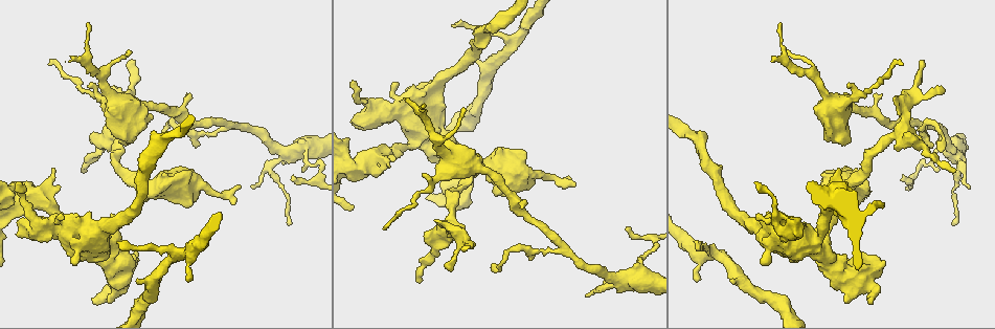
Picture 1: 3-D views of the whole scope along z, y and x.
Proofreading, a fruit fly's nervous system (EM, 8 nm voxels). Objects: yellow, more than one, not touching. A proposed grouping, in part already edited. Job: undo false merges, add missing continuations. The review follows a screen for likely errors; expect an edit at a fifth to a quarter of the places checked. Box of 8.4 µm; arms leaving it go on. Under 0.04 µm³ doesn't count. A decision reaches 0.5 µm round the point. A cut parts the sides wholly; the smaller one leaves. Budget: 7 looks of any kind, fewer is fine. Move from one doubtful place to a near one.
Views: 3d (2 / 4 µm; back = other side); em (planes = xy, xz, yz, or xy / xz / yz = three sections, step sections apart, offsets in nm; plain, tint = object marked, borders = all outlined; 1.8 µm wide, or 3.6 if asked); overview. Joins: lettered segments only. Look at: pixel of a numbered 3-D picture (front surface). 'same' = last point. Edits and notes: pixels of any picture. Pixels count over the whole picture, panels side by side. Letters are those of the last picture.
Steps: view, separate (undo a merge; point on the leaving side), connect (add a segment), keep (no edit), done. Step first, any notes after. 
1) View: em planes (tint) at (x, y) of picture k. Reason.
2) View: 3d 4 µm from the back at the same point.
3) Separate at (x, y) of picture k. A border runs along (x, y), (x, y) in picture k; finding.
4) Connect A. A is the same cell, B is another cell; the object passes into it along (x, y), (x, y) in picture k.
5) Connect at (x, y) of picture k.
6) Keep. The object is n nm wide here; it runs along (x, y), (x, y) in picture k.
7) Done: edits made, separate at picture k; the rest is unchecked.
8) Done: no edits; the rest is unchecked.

View: em 3.6 µm xy step 4 (tint) at (781, 226) of picture 1. Two arms in line, one across.

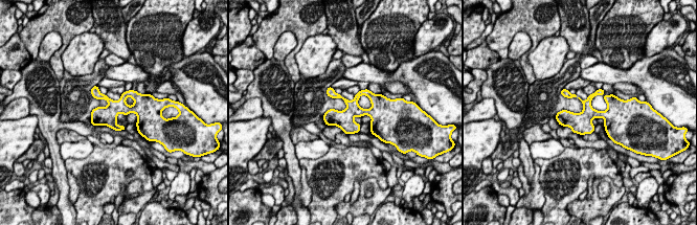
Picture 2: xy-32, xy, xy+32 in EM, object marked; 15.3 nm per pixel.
View: em 3.6 µm planes (borders) at the same point.

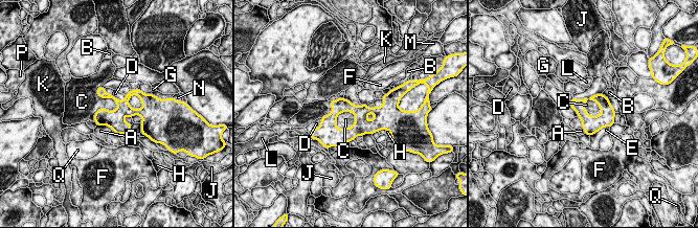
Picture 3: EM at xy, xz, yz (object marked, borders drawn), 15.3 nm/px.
Keep. A, B, C, D, E, F, G, H, J, K, L, M, N, P and Q are other cells; it runs along (147, 110), (96, 117) in picture 3; all the same neuron.

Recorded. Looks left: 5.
View: em yz step 16 (borders) at (453, 27) of picture 1. Tapers out.

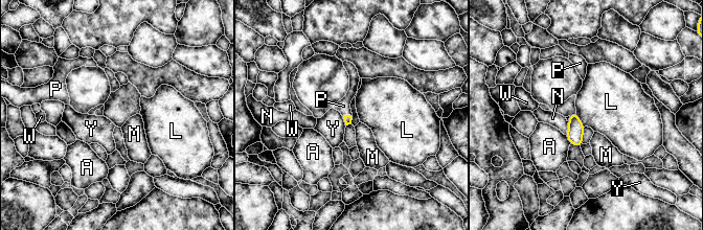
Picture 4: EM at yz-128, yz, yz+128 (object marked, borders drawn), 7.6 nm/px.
View: em planes (borders) at the same point.

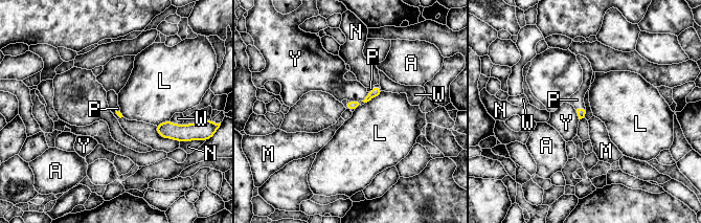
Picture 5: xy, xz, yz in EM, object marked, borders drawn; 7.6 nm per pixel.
Connect P. P is the same cell, A, L, M, N, W and Y are other cells; the neuron continues.

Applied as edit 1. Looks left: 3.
View: overview.

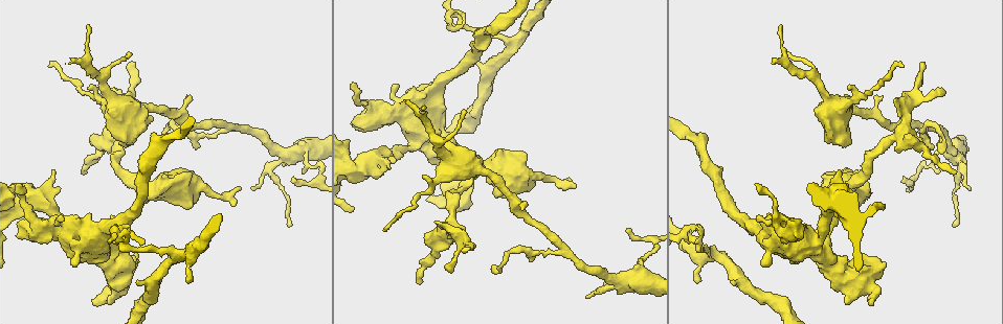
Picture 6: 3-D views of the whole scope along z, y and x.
View: em xy step 16 (tint) at (837, 271) of picture 6. Three-way junction.

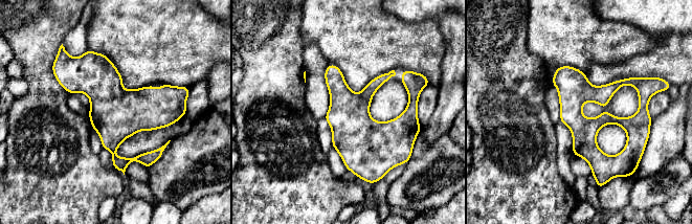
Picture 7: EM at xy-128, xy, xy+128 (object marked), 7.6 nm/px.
View: em yz step 16 (borders) at the same point. Cut it another way.

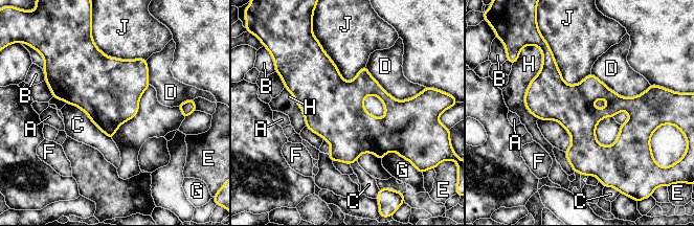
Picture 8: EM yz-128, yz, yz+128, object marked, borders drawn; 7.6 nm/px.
Keep. The object is 320 nm wide here; A, B, C, D, E, F, G, H and J are other cells; a border runs along (549, 46), (567, 84), (590, 73) in picture 8; all the same neuron.

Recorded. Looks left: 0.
Done: edits made, connect at picture 5; the rest is unchecked.

